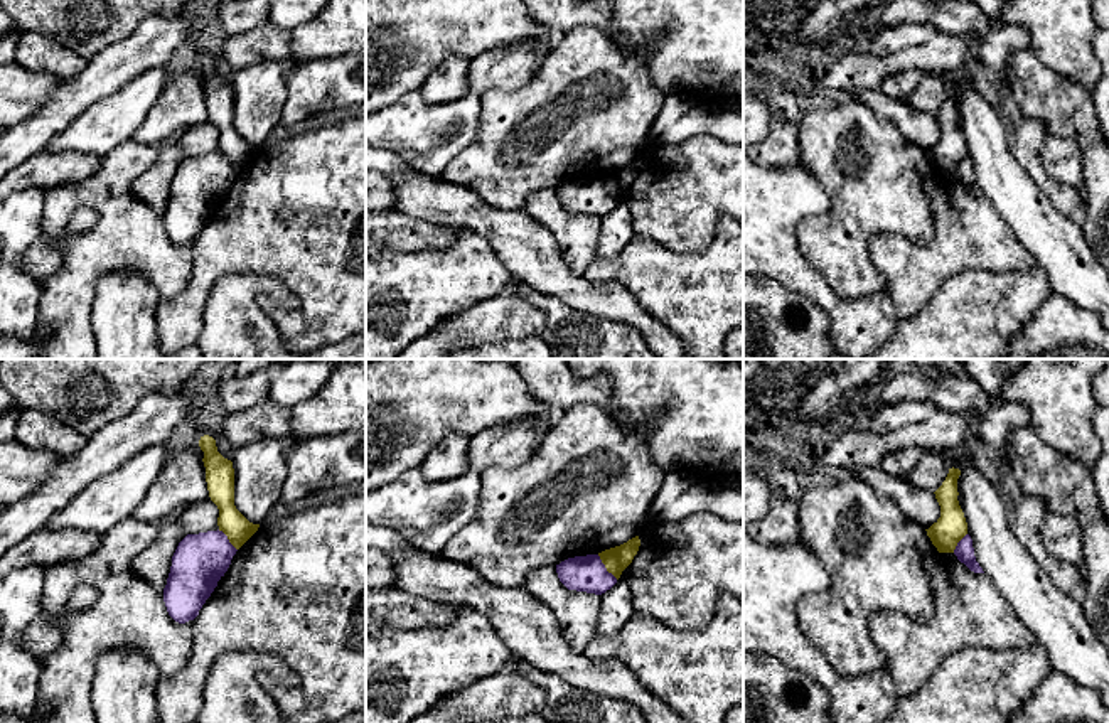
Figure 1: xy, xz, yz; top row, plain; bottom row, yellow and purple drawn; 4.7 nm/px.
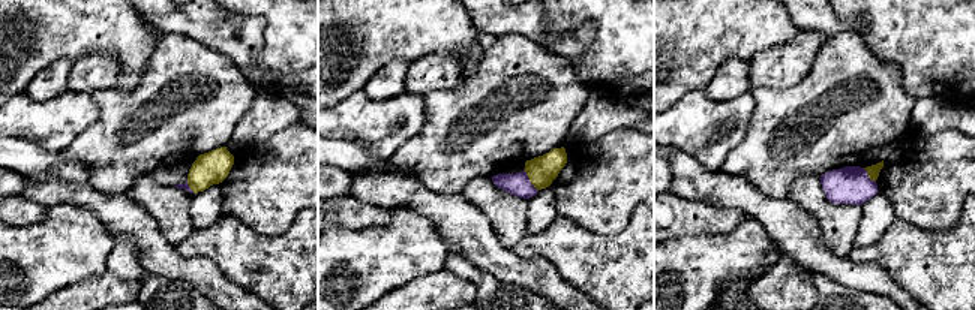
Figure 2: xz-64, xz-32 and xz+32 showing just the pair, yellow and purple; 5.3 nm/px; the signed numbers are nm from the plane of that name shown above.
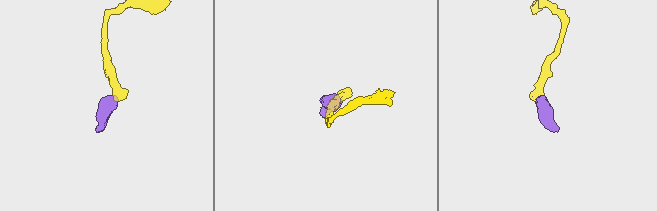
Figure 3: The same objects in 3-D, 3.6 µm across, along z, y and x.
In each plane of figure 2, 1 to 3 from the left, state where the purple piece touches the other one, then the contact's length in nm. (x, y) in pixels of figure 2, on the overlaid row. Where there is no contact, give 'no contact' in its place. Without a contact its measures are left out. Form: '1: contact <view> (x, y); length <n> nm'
1: contact xz-64 (189, 186); length 80 nm
2: contact xz-32 (530, 180); length 140 nm
3: contact xz+32 (869, 175); length 100 nm

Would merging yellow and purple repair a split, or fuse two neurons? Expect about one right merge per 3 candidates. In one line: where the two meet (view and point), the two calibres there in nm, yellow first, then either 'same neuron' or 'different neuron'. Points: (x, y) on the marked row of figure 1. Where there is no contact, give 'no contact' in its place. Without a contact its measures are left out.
contact xz (605, 567); calibres 120 and 180 nm; different neuron

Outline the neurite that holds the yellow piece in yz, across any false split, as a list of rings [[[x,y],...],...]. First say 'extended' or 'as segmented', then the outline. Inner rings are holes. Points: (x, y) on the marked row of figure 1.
as segmented; [[[949,469],[946,480],[934,492],[940,506],[940,517],[925,531],[939,553],[954,553],[957,543],[967,534],[967,522],[957,501],[959,475],[959,469]]]

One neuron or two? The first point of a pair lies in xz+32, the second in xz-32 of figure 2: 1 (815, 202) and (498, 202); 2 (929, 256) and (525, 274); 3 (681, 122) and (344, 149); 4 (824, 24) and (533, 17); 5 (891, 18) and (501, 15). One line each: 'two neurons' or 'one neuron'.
1: one neuron
2: two neurons
3: two neurons
4: one neuron
5: two neurons

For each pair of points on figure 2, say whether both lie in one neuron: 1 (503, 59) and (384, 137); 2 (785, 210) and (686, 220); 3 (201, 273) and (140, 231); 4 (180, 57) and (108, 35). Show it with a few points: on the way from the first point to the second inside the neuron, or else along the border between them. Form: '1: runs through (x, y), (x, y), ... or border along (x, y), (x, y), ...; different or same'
1: border along (423, 95), (425, 122), (407, 140); different
2: border along (711, 205), (738, 207), (747, 214); different
3: runs through (186, 270), (176, 267), (155, 246); same
4: border along (161, 36), (138, 80); different

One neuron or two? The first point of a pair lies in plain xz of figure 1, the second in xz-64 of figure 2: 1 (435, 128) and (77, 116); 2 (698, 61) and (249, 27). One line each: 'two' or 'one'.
1: one
2: two

